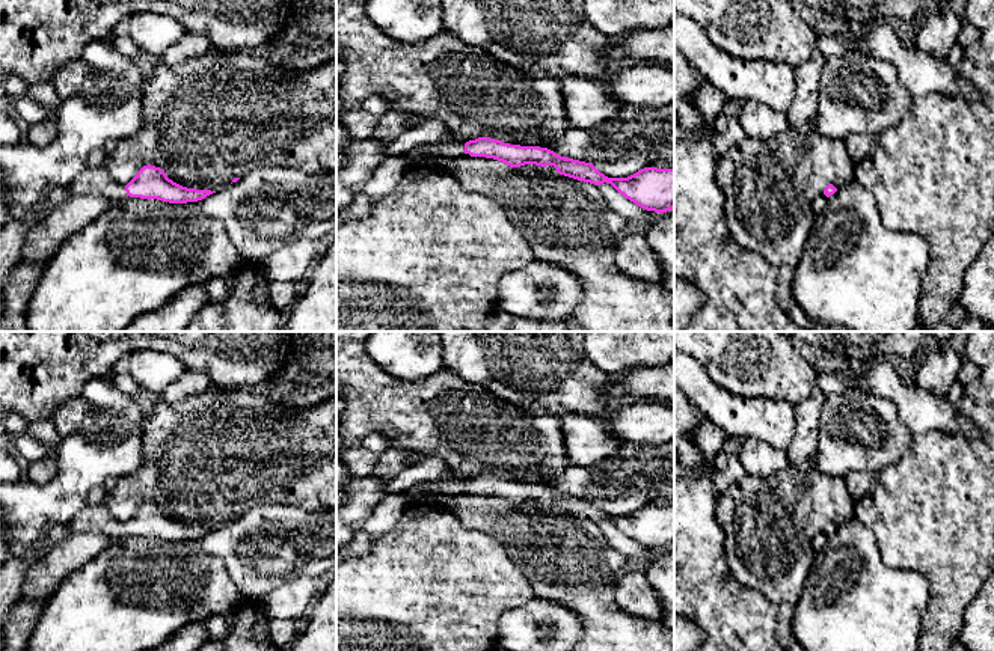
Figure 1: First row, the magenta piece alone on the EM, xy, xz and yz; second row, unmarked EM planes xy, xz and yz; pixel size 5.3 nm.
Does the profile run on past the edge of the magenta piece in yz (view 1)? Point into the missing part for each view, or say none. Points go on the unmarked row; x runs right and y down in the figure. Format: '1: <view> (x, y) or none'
1: none

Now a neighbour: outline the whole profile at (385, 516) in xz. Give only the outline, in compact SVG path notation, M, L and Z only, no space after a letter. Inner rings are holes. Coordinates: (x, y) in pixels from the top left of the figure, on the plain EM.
M404 493L388 494L377 503L370 517L362 521L362 530L373 538L388 533L395 527L409 505L410 502Z

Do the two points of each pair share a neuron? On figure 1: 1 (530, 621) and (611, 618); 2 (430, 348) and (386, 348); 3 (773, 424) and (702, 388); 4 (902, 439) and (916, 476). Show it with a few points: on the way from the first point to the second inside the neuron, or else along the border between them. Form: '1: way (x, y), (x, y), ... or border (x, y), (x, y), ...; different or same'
1: border (551, 600), (570, 608), (579, 617), (582, 635); different
2: way (420, 348), (397, 348); same
3: way (754, 418), (732, 418), (720, 406); same
4: border (914, 434), (913, 443), (878, 470); different

